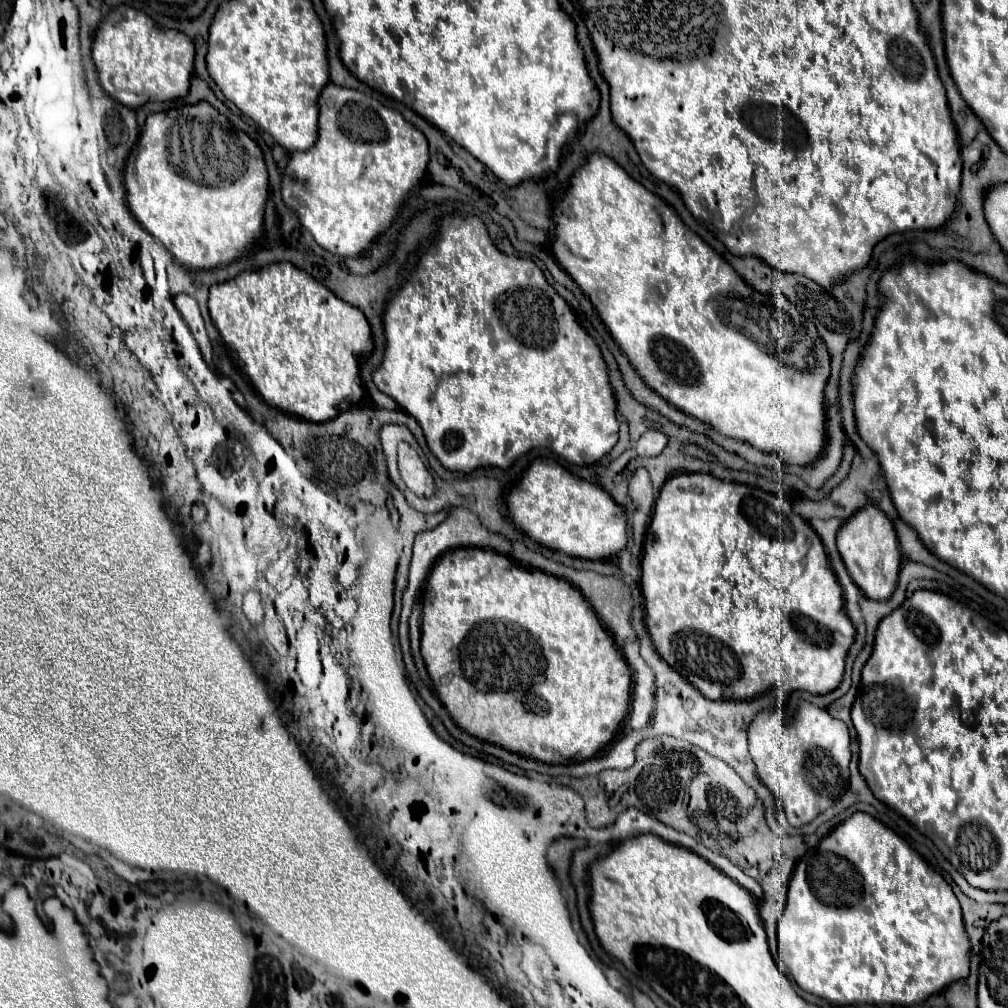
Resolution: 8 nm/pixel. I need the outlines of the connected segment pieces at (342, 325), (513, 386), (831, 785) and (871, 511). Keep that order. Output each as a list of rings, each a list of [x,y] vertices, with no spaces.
[[[275,263],[259,271],[245,271],[225,283],[217,283],[209,291],[209,313],[219,329],[225,345],[235,349],[243,361],[243,373],[261,393],[263,401],[287,413],[325,423],[343,411],[345,405],[363,397],[363,381],[359,375],[357,397],[357,365],[363,353],[373,351],[371,325],[361,309],[333,295],[325,285],[291,263]]]
[[[449,217],[441,221],[441,229],[435,237],[435,245],[427,249],[427,253],[421,257],[411,277],[397,289],[397,293],[387,305],[385,335],[387,335],[385,359],[381,367],[375,369],[373,381],[379,387],[379,391],[391,395],[403,411],[407,411],[419,421],[431,453],[449,471],[473,471],[475,467],[509,469],[523,453],[535,447],[547,447],[567,463],[589,465],[605,457],[613,449],[619,437],[617,403],[609,383],[609,369],[605,365],[605,359],[595,339],[579,325],[569,303],[555,293],[555,289],[547,283],[543,271],[535,265],[535,261],[499,251],[495,243],[489,239],[483,221],[479,221],[477,217]]]
[[[801,701],[789,725],[783,725],[775,711],[759,713],[749,727],[749,753],[755,759],[759,779],[781,799],[793,827],[811,823],[837,803],[849,787],[849,729],[843,721],[807,701]]]
[[[865,507],[857,511],[837,533],[837,547],[845,561],[845,567],[859,589],[875,601],[887,601],[899,581],[901,571],[901,547],[893,523],[877,507]]]

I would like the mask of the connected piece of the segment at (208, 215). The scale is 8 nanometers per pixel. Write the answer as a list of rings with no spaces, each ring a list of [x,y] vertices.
[[[167,111],[151,113],[139,143],[127,159],[125,187],[129,209],[183,267],[215,269],[227,265],[263,239],[263,215],[269,197],[269,175],[263,153],[255,145],[251,163],[247,163],[247,175],[239,183],[231,183],[227,191],[199,187],[199,183],[191,183],[191,179],[183,179],[183,175],[171,171],[171,163],[167,163],[167,127],[171,127]]]

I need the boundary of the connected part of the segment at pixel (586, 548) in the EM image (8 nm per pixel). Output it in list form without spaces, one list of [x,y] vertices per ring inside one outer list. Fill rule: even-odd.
[[[553,459],[535,461],[523,481],[507,493],[507,507],[517,529],[533,541],[581,559],[609,559],[629,541],[627,517],[621,505],[597,483],[569,473]]]

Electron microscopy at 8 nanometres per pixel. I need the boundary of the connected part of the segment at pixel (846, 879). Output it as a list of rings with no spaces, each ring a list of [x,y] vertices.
[[[853,813],[849,819],[845,819],[841,825],[837,825],[815,849],[811,849],[797,863],[791,885],[789,885],[789,901],[787,901],[785,913],[781,915],[781,921],[779,921],[779,951],[781,951],[783,961],[787,963],[793,979],[797,981],[797,985],[803,991],[817,995],[821,999],[827,999],[833,1005],[855,1005],[855,1003],[919,1005],[927,997],[949,987],[953,981],[969,977],[971,943],[969,943],[969,935],[963,925],[959,901],[957,901],[951,885],[937,871],[933,871],[915,849],[911,849],[901,837],[897,837],[895,831],[891,831],[889,827],[885,827],[881,821],[873,819],[867,813]]]

